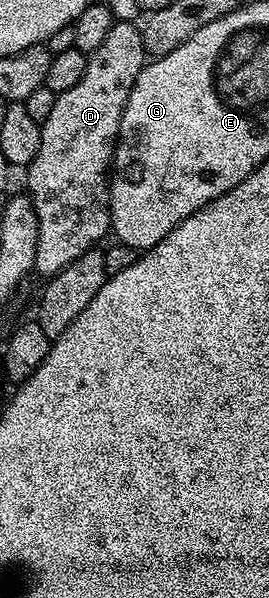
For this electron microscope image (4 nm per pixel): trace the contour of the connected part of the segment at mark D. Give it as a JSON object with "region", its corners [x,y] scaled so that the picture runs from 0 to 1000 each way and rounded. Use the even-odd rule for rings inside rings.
{"region":[[[457,33],[457,45],[420,38],[428,52],[405,48],[413,59],[394,59],[383,79],[361,79],[368,92],[338,90],[353,99],[323,97],[316,124],[323,132],[301,129],[264,149],[216,157],[204,164],[197,184],[182,189],[152,209],[152,219],[175,219],[175,253],[394,253],[416,247],[439,231],[442,212],[457,199],[461,179],[476,169],[476,159],[506,139],[509,129],[546,102],[546,90],[535,82],[528,50],[506,37]]]}

